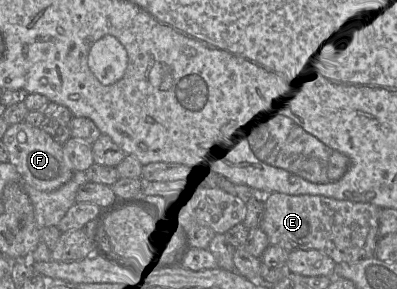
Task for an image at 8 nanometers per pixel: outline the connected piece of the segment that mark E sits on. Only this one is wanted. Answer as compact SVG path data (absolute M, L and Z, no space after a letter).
M271 193L264 195L265 215L260 225L271 245L287 251L315 249L332 258L335 263L355 263L374 256L379 236L381 208L363 202L338 200L320 195L288 195Z

